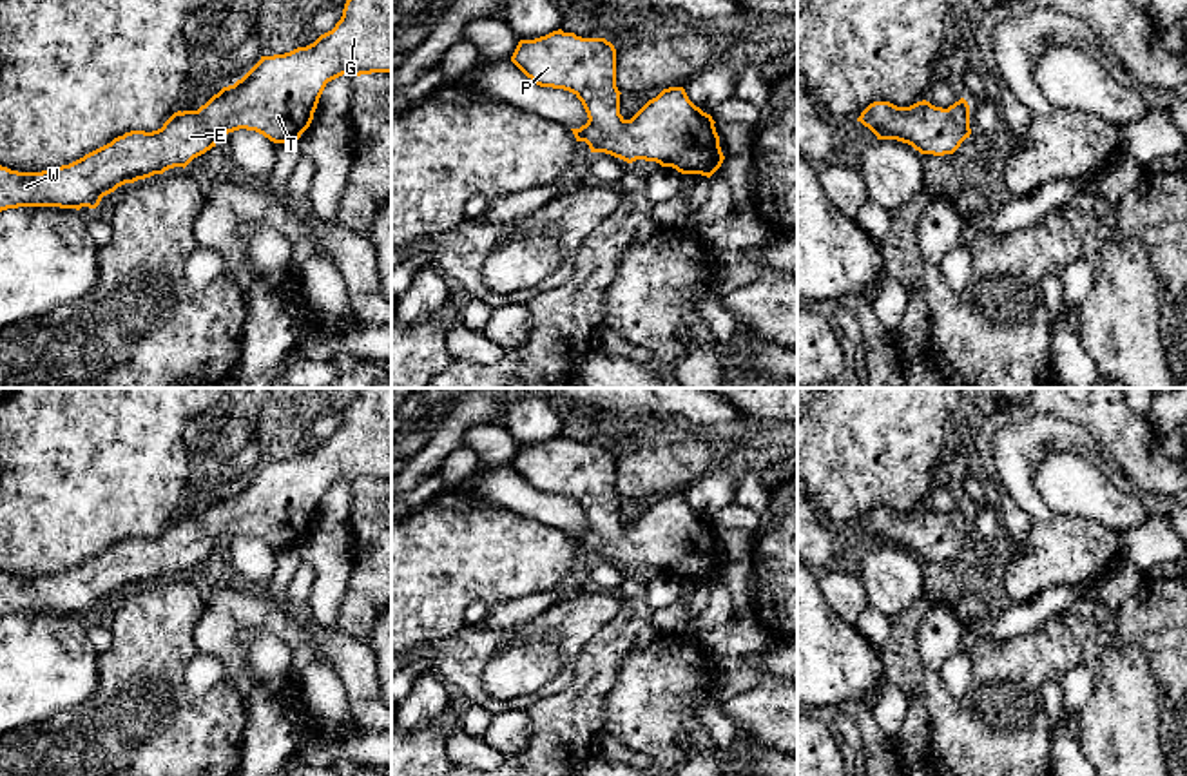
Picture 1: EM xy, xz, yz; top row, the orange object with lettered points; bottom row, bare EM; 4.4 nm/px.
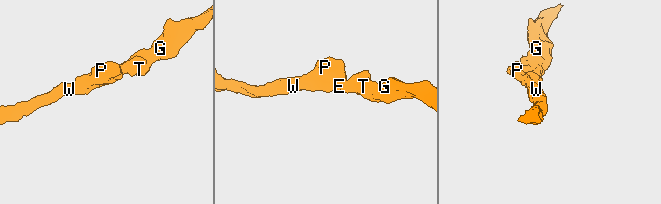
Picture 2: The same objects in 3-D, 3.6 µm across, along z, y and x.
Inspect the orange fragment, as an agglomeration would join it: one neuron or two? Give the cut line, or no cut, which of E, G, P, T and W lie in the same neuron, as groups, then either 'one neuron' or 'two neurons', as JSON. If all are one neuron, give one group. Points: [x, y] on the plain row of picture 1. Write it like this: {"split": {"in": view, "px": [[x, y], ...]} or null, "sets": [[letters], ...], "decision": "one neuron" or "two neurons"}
{"split": null, "sets": [["E", "G", "P", "T", "W"]], "decision": "one neuron"}

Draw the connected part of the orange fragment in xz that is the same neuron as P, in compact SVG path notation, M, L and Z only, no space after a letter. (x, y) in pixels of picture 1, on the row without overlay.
M558 435L520 446L511 468L536 491L569 497L582 508L589 526L571 537L591 558L627 569L656 567L707 584L725 566L716 528L689 506L683 493L663 495L631 526L620 520L616 455L605 444L582 444Z

